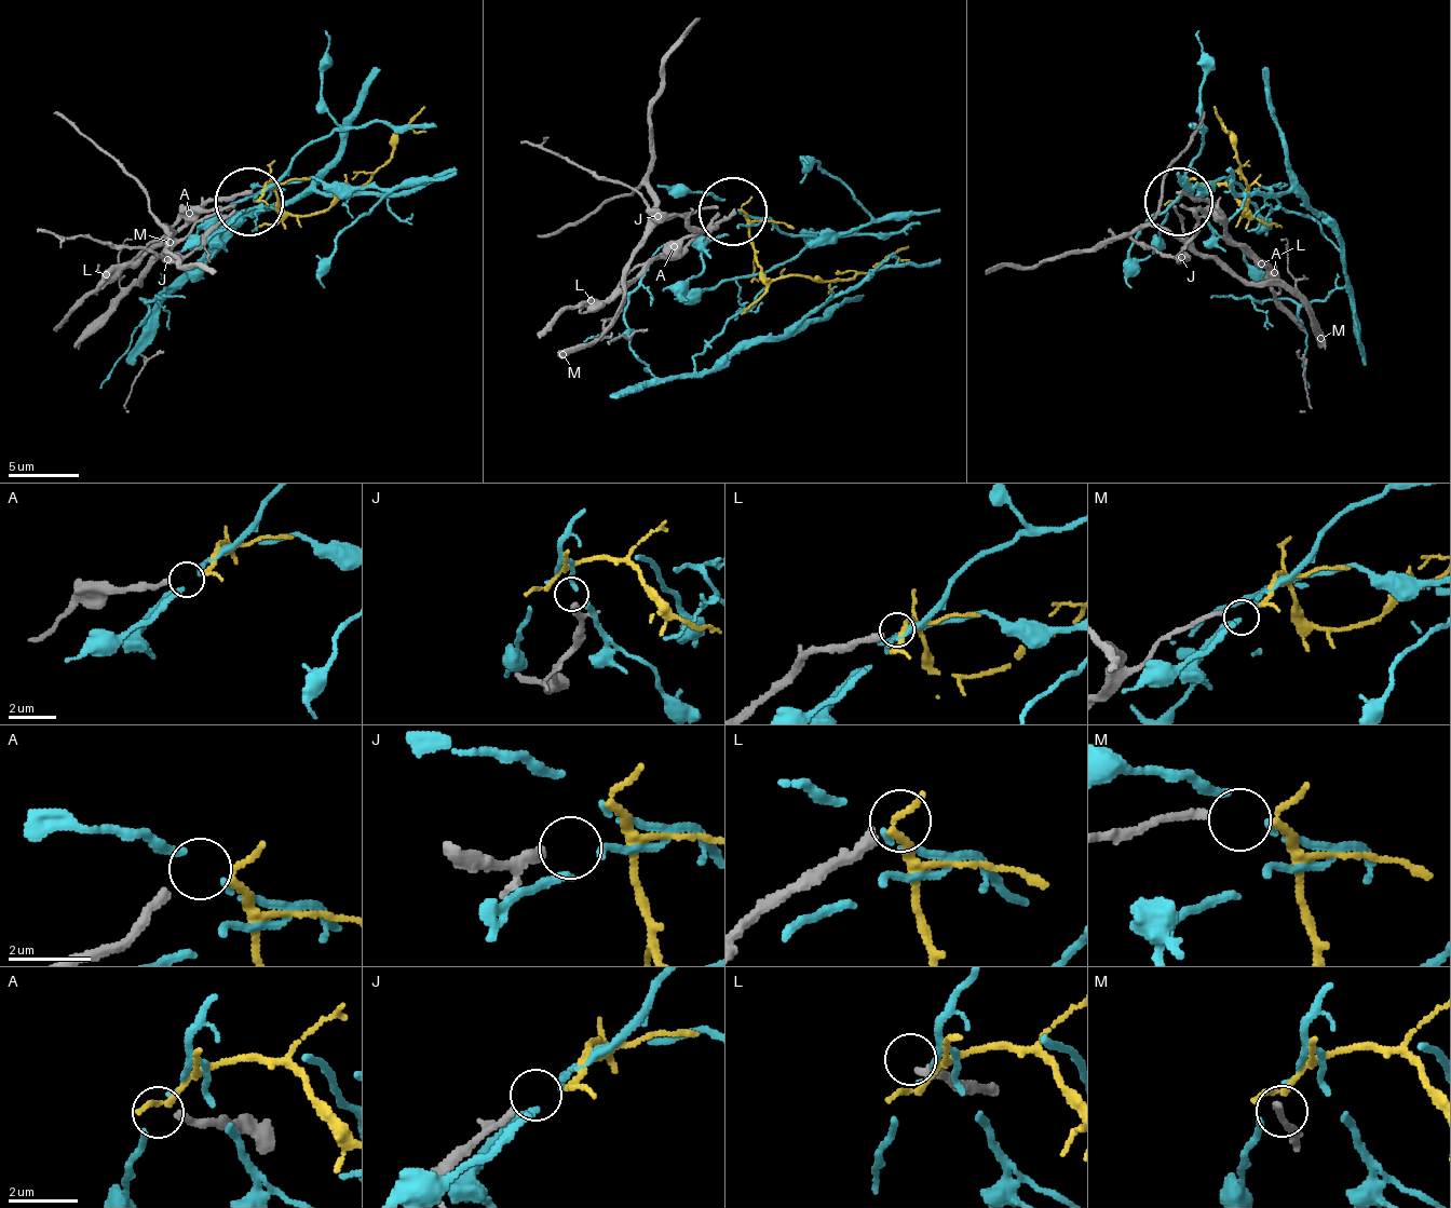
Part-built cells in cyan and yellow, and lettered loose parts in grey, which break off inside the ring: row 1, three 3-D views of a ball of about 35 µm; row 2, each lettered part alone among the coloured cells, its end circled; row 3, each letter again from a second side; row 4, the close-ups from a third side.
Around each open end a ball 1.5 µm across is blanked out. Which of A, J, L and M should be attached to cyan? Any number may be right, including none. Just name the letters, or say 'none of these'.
none of these

